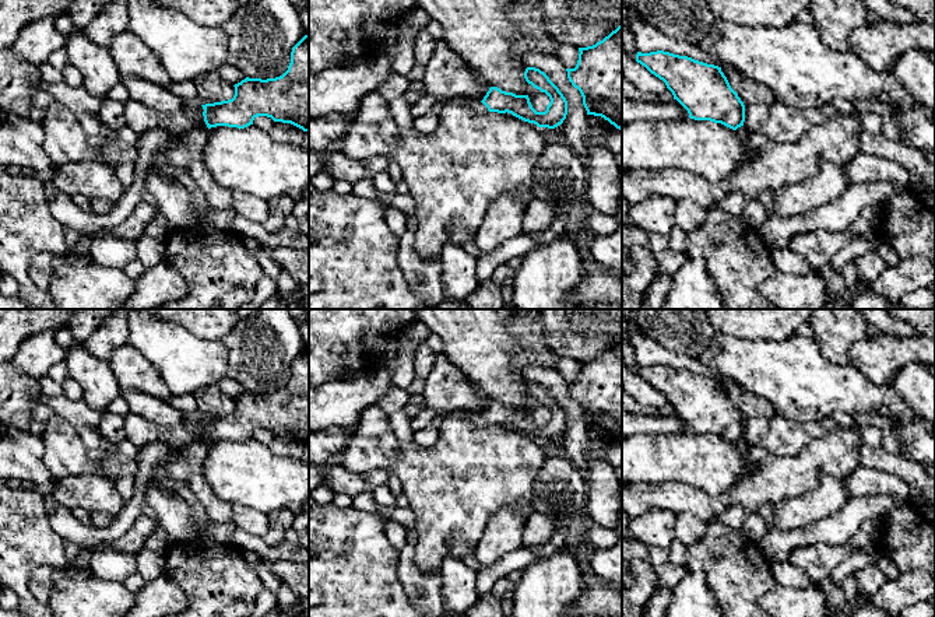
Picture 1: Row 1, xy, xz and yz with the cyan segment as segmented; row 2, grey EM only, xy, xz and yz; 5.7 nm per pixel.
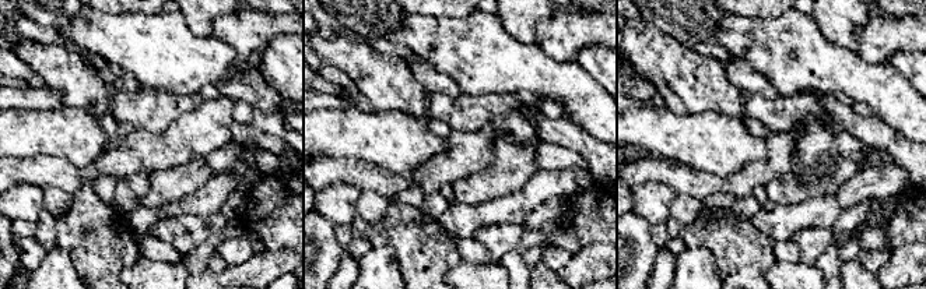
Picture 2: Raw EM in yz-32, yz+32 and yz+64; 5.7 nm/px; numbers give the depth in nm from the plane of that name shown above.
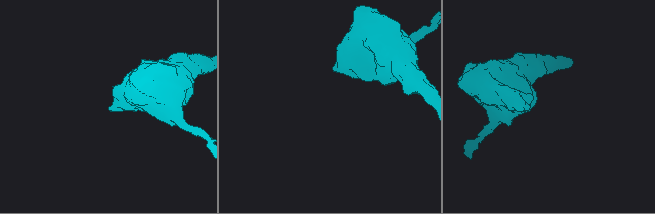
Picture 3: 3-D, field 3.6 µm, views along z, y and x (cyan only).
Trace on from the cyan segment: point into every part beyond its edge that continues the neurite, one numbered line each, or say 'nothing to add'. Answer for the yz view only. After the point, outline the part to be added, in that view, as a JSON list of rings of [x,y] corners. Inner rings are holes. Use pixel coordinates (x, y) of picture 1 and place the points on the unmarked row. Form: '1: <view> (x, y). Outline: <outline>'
nothing to add

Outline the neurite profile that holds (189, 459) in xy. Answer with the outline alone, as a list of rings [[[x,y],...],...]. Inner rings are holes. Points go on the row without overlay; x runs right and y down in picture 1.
[[[196,441],[176,452],[175,459],[168,464],[169,481],[189,481],[190,476],[200,473],[208,452],[208,441]]]

